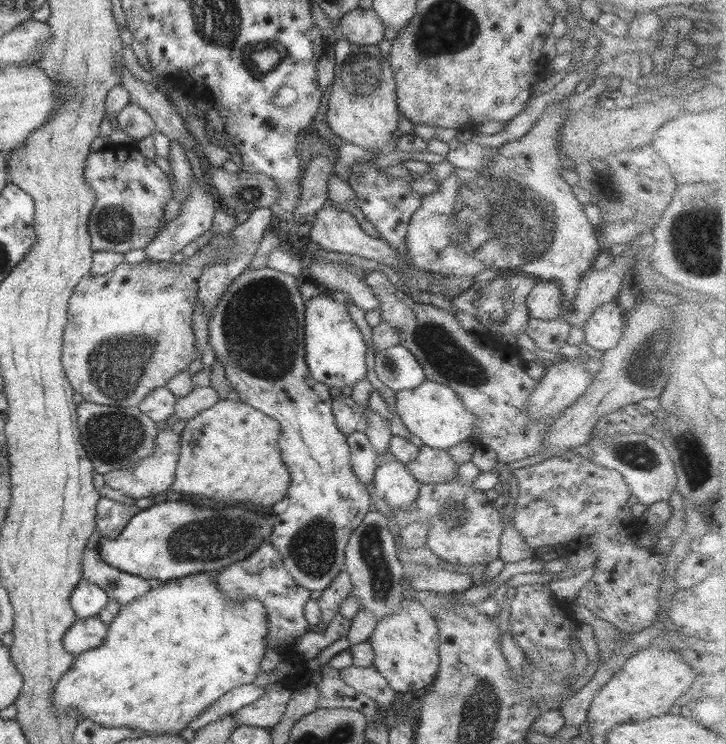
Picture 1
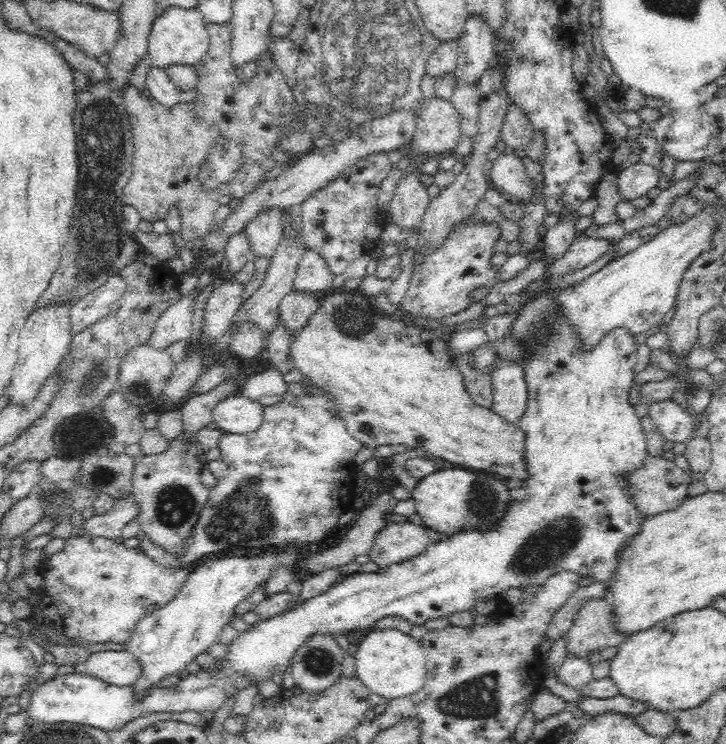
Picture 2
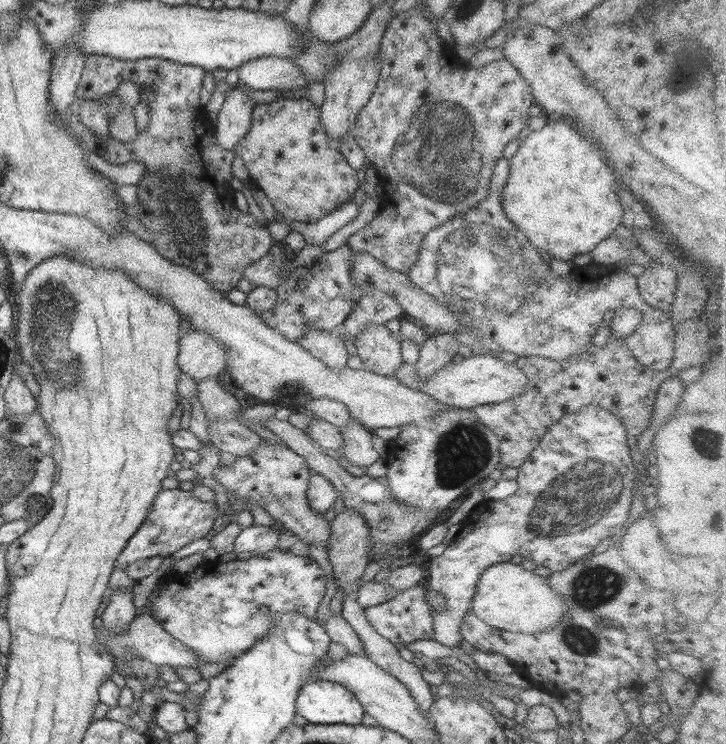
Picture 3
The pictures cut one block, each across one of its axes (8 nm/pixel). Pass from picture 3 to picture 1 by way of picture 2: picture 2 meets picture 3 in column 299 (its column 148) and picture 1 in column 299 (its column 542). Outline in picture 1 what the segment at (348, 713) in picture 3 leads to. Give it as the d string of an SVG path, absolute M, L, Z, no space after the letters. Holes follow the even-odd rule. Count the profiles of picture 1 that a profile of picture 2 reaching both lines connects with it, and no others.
M263 267L258 269L246 269L239 277L236 277L224 291L224 294L218 299L215 309L212 309L211 317L208 323L208 342L212 346L215 354L215 360L220 362L226 370L226 379L230 381L232 389L234 389L234 398L244 402L244 404L266 414L269 418L275 419L280 425L280 440L279 448L282 456L282 462L288 472L290 472L290 482L288 494L288 508L282 514L274 517L274 527L271 532L269 541L274 545L283 558L283 565L286 570L295 578L298 584L301 584L309 591L324 590L345 568L345 548L352 534L352 531L360 526L362 520L373 510L374 503L370 497L367 486L356 476L352 470L350 454L350 446L347 444L347 437L340 432L336 426L335 417L333 414L332 404L333 398L330 395L330 388L320 382L316 382L308 365L306 364L305 357L305 300L302 298L299 285L301 281L295 276L278 272L276 269L270 267Z

